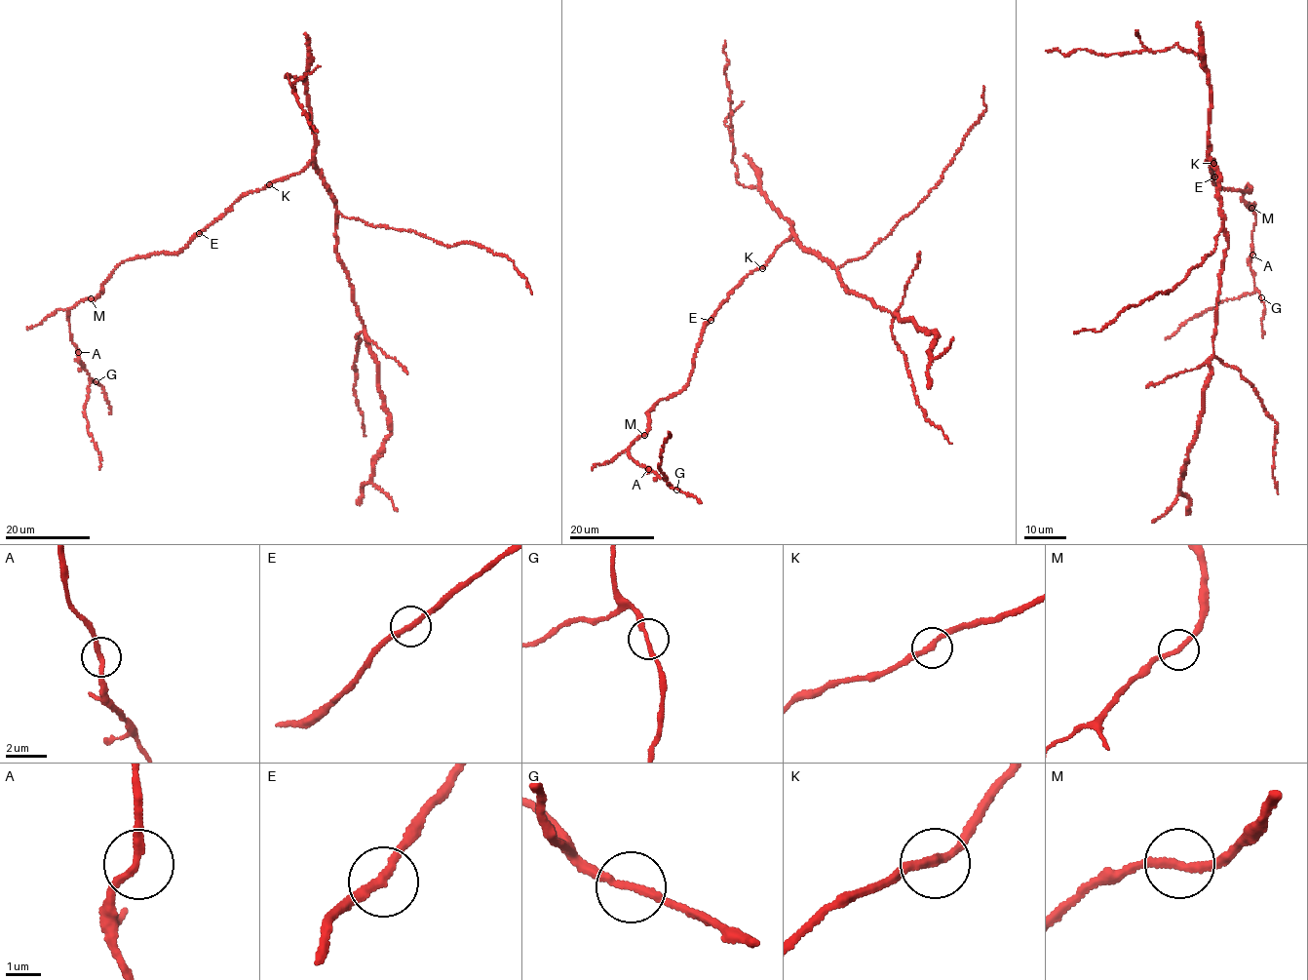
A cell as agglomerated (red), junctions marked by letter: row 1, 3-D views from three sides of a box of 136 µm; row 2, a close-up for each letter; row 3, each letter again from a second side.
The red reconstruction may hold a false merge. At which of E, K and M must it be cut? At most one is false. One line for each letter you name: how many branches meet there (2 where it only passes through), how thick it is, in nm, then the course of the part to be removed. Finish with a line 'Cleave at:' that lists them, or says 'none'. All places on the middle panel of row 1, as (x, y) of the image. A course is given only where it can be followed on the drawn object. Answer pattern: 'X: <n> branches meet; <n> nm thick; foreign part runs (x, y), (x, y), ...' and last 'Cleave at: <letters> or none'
Cleave at: none

